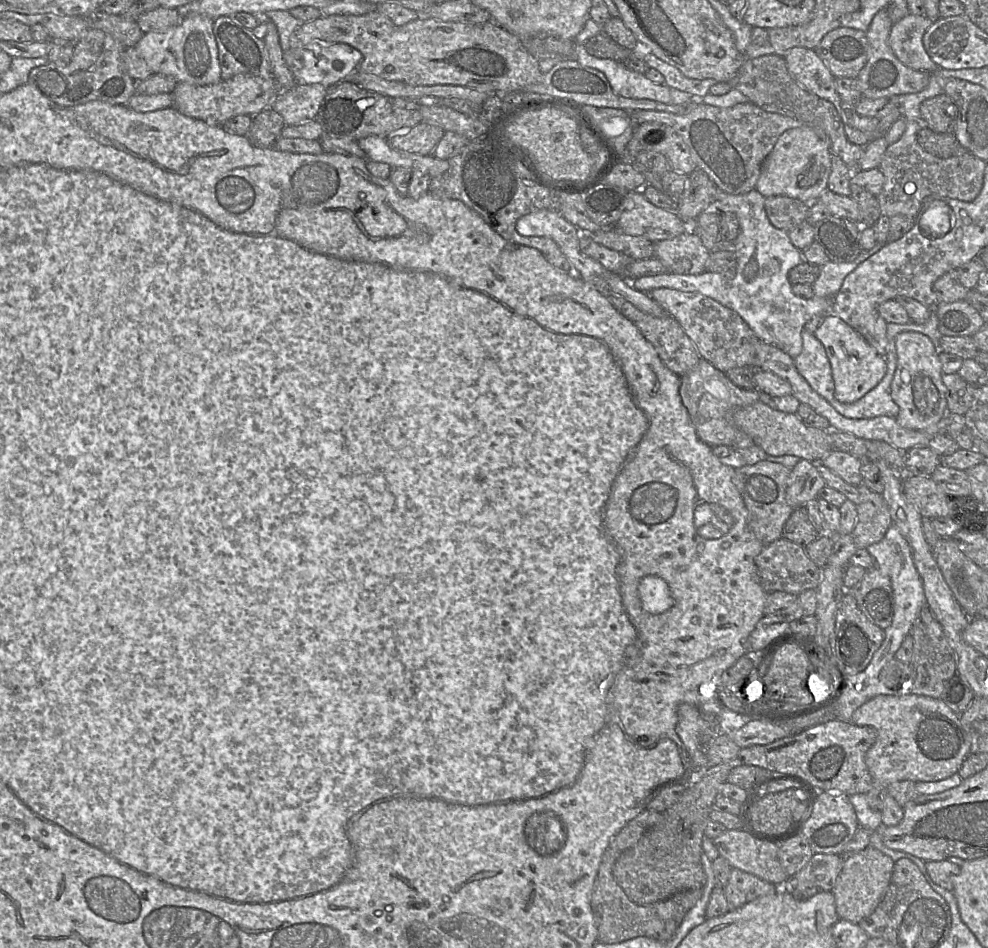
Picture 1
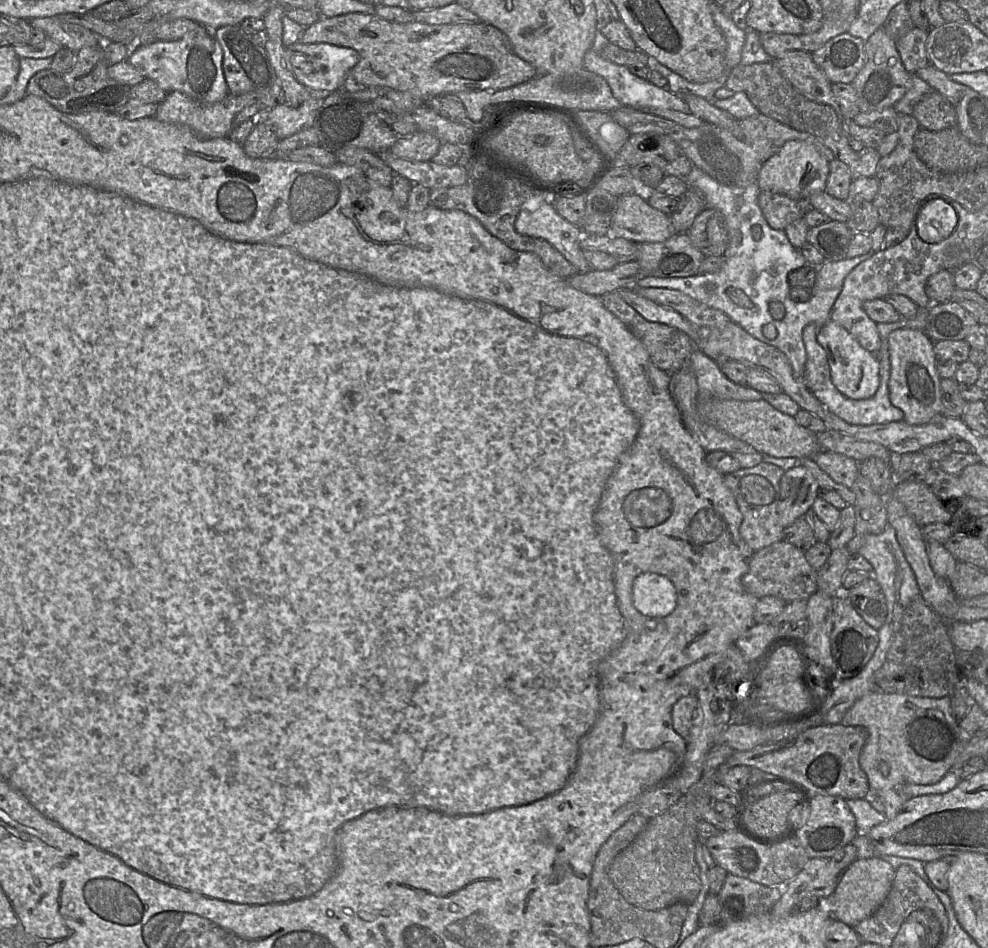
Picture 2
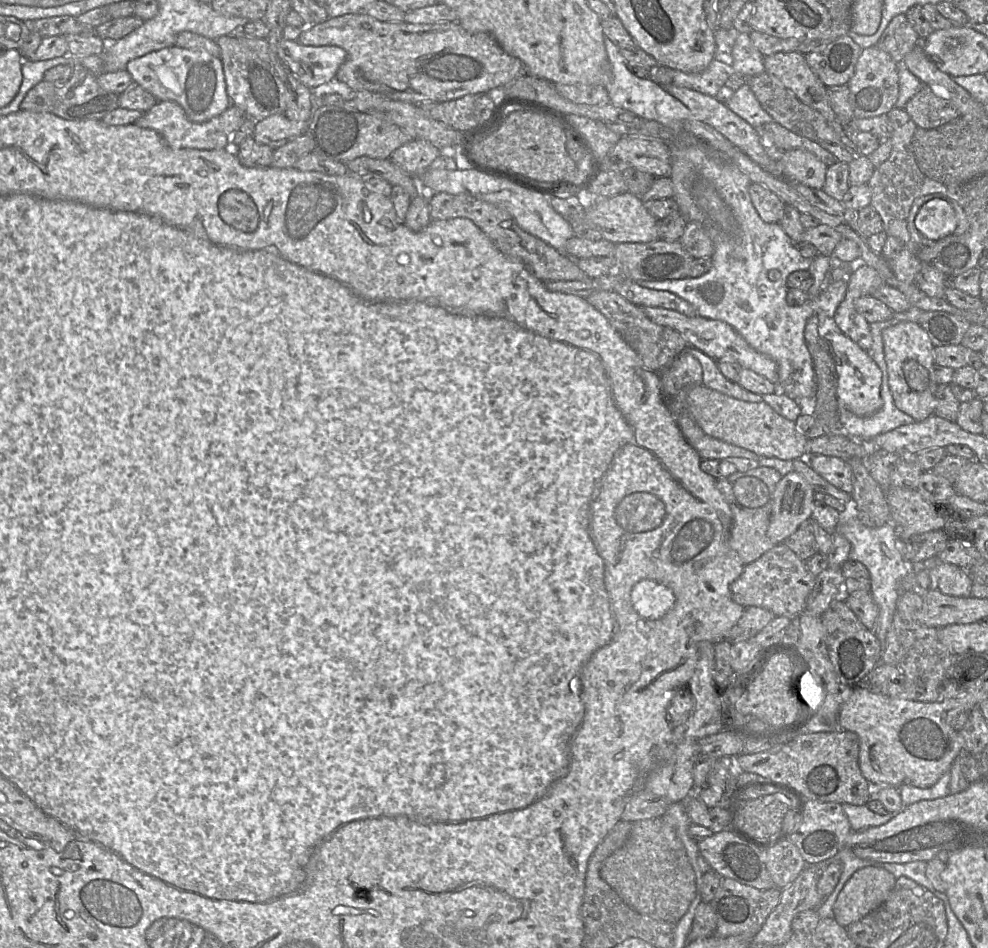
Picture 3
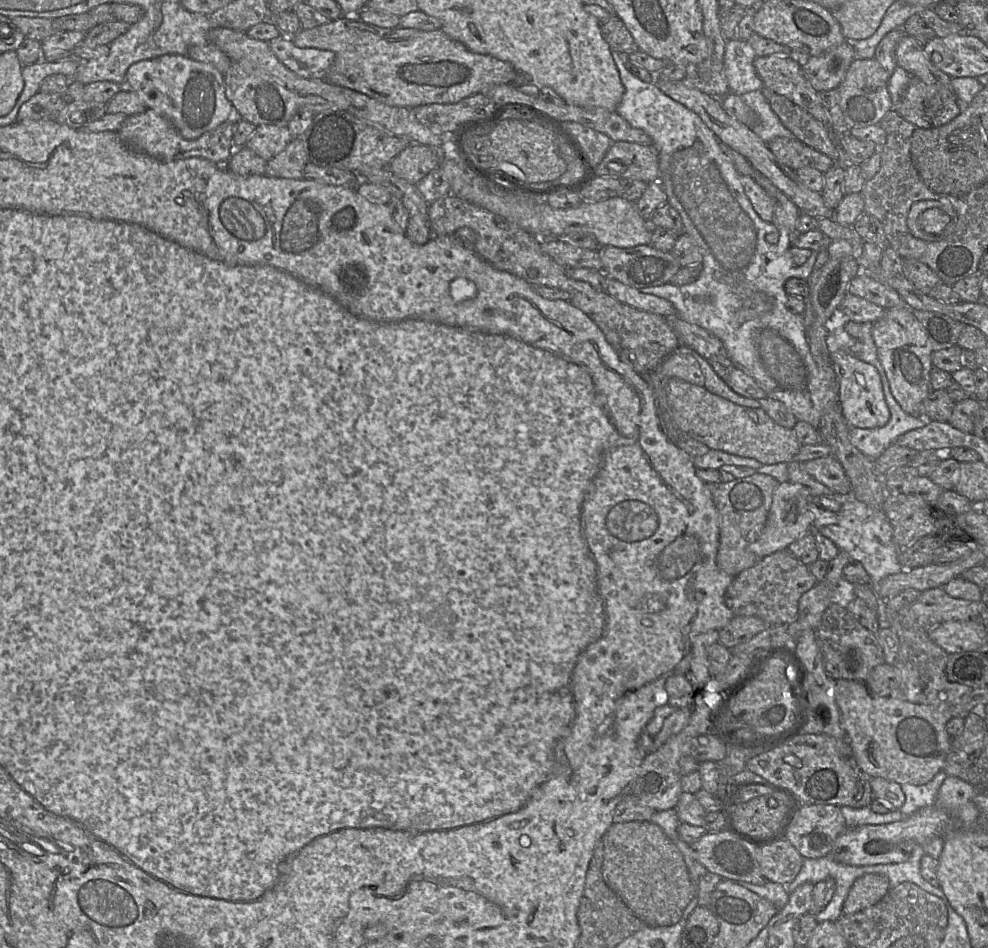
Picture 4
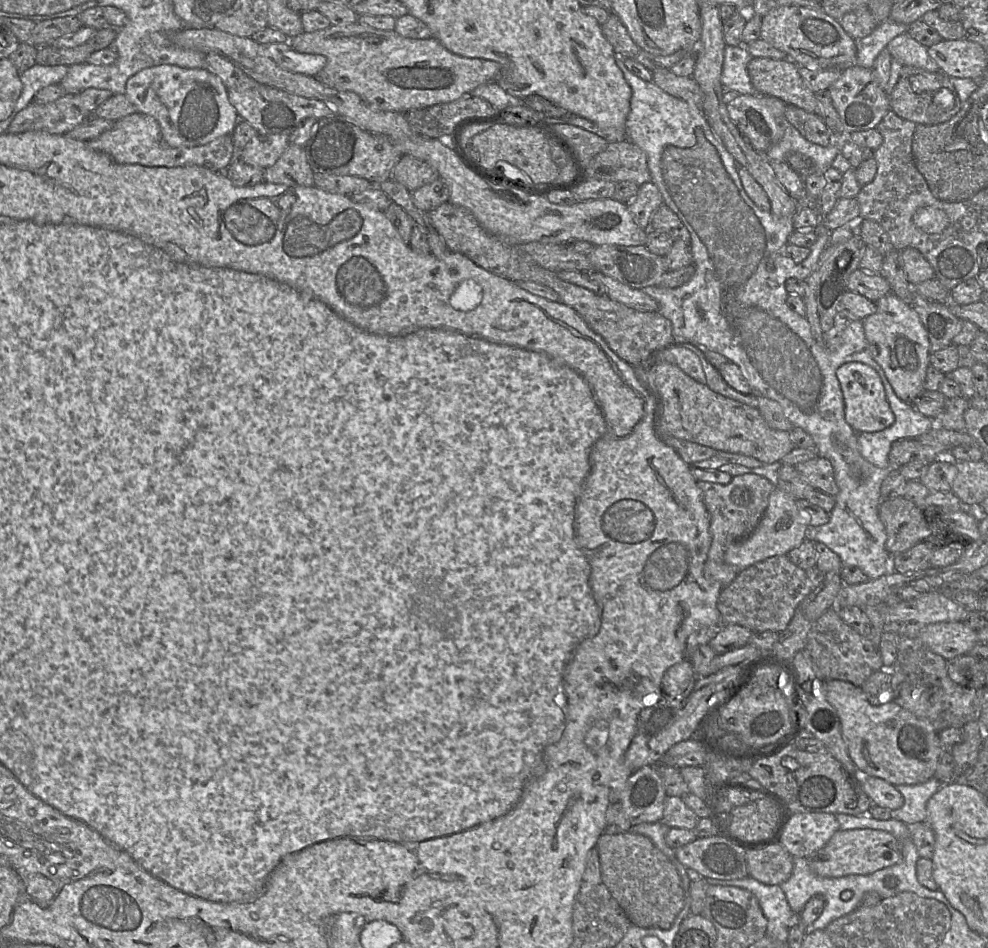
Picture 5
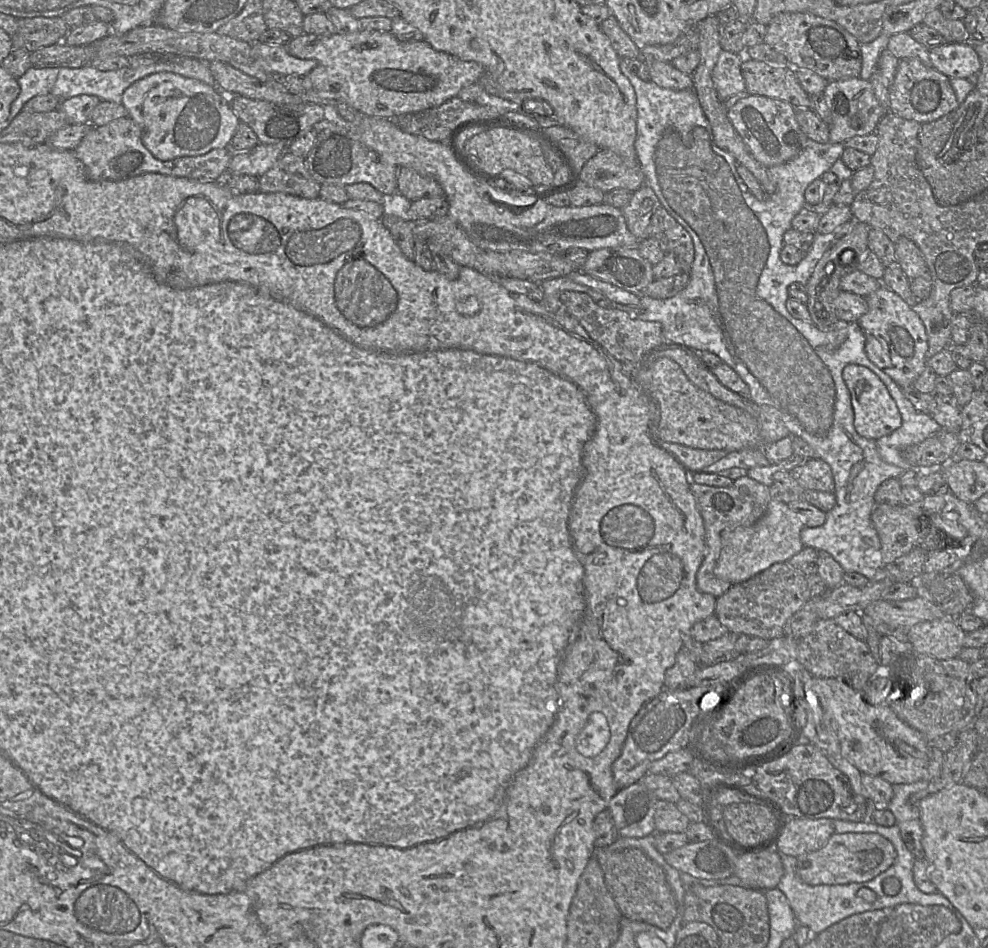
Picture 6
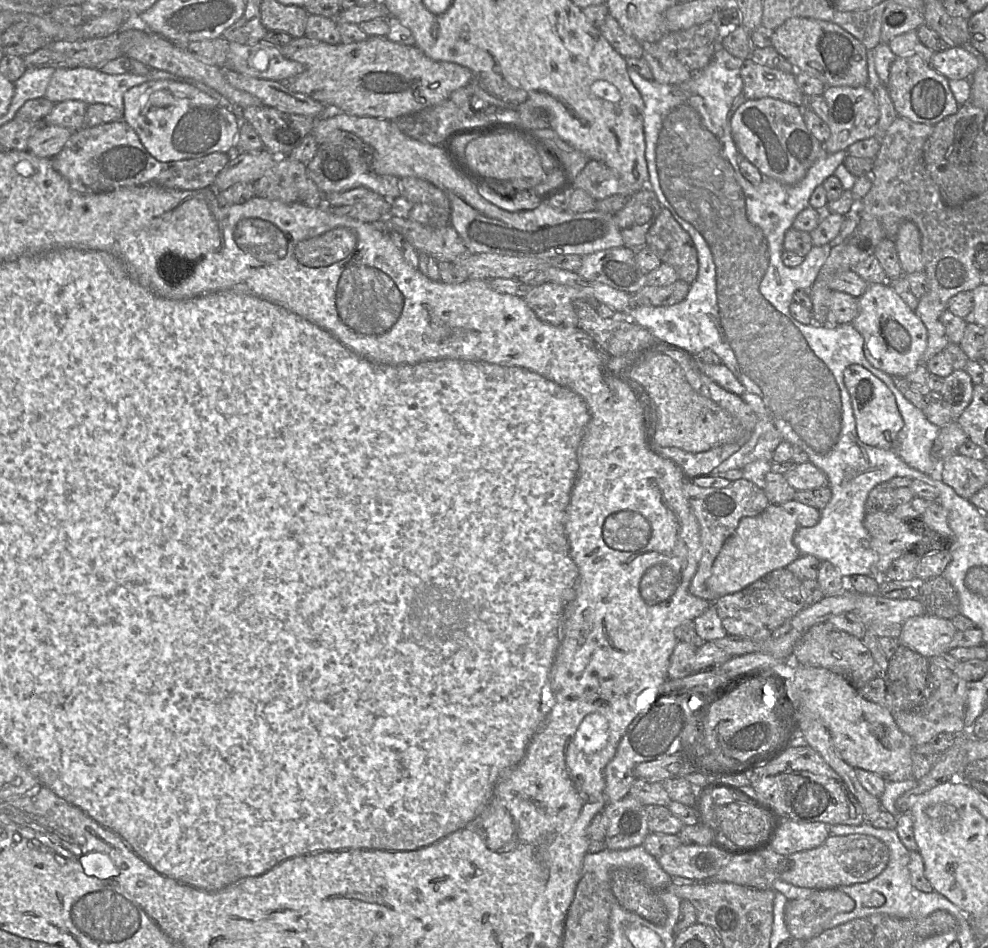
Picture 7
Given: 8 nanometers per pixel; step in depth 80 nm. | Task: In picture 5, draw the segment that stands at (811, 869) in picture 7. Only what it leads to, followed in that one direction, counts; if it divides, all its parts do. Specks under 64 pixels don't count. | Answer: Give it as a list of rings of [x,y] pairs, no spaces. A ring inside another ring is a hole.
[[[875,829],[838,830],[816,853],[807,858],[812,872],[824,878],[869,875],[902,860],[901,843],[892,834]]]

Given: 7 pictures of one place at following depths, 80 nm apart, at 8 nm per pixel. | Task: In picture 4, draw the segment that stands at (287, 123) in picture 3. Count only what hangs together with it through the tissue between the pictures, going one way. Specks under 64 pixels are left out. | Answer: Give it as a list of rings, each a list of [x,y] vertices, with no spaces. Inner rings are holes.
[[[257,126],[246,146],[266,161],[282,152],[293,140],[288,126]]]

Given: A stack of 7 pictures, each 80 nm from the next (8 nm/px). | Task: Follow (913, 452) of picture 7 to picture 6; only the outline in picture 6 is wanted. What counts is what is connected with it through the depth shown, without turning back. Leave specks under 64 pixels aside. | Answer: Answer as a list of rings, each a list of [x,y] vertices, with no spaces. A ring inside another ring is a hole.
[[[877,368],[875,371],[894,399],[902,418],[898,429],[876,440],[878,452],[885,462],[904,470],[910,469],[912,466],[903,458],[902,451],[909,446],[923,442],[939,431],[941,426],[931,415],[917,411],[904,396],[901,387],[891,377]]]

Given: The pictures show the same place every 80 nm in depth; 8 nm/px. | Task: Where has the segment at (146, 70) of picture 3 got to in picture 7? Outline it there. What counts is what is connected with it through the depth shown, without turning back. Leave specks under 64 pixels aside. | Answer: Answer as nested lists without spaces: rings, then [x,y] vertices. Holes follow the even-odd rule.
[[[149,80],[124,94],[123,120],[138,134],[146,150],[160,162],[201,158],[235,149],[241,121],[217,100],[190,83]]]

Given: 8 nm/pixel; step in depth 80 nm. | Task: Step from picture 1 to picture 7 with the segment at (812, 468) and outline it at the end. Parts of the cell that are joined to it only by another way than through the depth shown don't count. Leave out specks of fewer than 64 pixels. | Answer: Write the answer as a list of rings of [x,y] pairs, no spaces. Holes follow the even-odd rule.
[[[769,504],[760,514],[742,518],[736,530],[724,542],[712,565],[711,575],[706,580],[706,586],[717,599],[742,590],[770,571],[786,568],[800,555],[793,542],[793,537],[798,527],[796,518],[778,504]]]

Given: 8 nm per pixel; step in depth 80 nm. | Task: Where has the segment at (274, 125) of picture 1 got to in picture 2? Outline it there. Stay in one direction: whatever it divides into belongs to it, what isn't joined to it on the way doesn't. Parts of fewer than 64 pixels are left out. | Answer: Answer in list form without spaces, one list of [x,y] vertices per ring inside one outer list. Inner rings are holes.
[[[257,118],[242,147],[245,154],[251,158],[268,159],[276,157],[275,151],[279,141],[271,125],[263,119]]]

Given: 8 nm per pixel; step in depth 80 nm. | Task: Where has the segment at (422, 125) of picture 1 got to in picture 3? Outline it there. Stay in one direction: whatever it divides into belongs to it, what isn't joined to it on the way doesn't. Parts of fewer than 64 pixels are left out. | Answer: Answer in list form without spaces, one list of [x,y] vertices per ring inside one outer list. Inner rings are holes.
[[[413,139],[397,148],[390,160],[409,175],[420,178],[441,152],[426,140]]]

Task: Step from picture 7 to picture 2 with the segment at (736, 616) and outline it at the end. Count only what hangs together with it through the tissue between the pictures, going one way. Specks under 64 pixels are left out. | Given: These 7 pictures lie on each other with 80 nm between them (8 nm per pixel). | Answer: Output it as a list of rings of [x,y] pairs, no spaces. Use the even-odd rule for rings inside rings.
[[[781,540],[754,552],[742,585],[758,599],[775,596],[788,604],[797,599],[808,599],[817,590],[817,571],[807,562],[804,551]]]

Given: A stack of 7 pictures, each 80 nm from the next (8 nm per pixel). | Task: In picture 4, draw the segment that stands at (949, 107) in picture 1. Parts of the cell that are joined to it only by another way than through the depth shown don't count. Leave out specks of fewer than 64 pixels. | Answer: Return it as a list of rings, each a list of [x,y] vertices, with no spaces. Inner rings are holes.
[[[912,77],[899,103],[892,109],[917,128],[929,129],[952,121],[963,106],[954,90]]]

